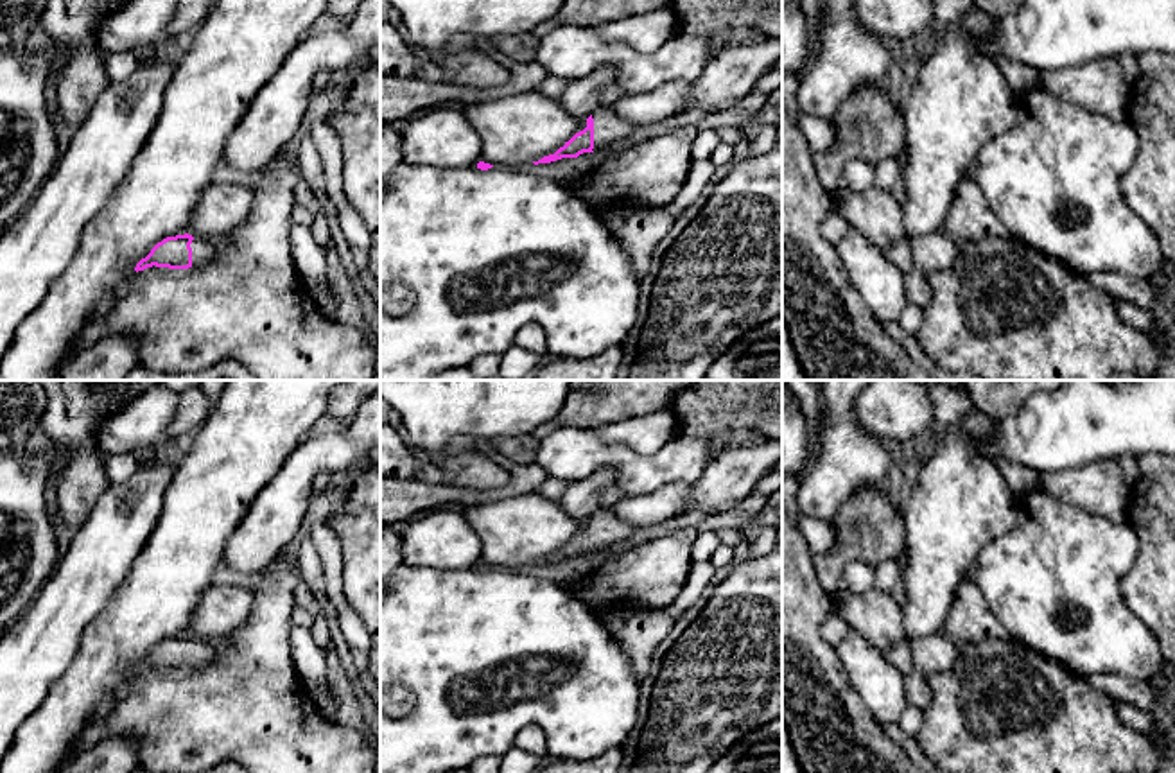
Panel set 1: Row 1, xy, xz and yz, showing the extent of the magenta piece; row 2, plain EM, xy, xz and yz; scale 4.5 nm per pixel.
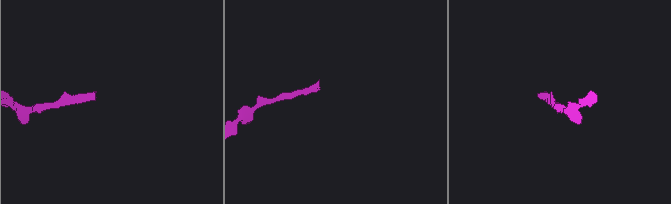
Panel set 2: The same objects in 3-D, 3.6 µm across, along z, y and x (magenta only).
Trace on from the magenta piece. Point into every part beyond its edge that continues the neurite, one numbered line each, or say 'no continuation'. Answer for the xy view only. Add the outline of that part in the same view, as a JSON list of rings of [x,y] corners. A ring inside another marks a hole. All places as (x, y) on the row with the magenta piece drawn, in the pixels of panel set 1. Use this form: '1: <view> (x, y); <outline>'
1: xy (205, 251); [[[194,237],[192,244],[192,267],[203,267],[217,260],[221,255],[221,242],[215,239]]]

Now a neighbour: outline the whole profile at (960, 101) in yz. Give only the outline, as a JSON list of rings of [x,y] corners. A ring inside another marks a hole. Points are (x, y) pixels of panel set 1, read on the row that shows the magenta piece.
[[[942,29],[933,36],[933,48],[901,100],[908,154],[902,222],[911,239],[944,231],[958,183],[976,165],[981,147],[1014,127],[1017,102],[999,65],[981,54],[962,29]]]

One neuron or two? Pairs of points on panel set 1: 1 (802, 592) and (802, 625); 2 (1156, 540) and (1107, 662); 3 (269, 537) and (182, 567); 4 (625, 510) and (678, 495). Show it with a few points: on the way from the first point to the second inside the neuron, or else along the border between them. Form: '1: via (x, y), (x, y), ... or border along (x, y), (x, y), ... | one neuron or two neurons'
1: via (802, 599), (802, 617) | one neuron
2: border along (1134, 564), (1122, 581), (1122, 596), (1154, 639) | two neurons
3: border along (244, 517), (226, 544), (223, 562) | two neurons
4: via (637, 510), (650, 510), (666, 503) | one neuron

